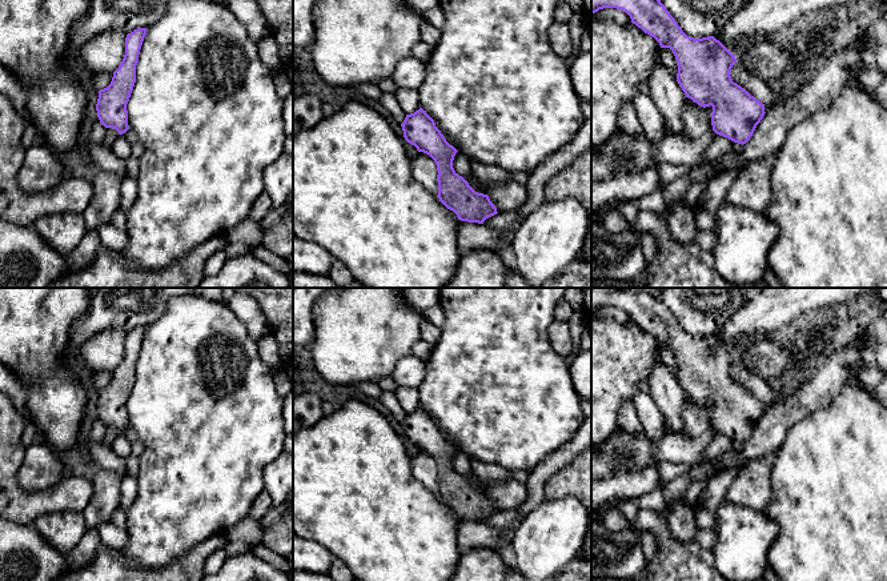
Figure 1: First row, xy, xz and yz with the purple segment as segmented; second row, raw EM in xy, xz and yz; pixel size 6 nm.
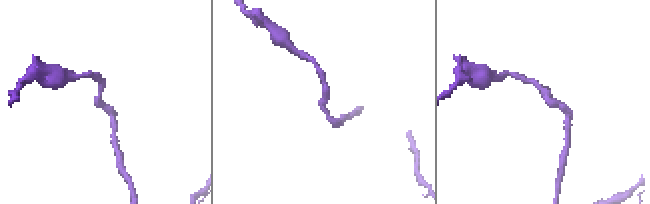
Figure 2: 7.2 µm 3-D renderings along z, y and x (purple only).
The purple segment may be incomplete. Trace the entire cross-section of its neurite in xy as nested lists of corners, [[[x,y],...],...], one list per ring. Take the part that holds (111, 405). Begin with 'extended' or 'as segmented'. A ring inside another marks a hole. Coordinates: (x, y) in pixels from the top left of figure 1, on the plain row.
as segmented | [[[147,326],[127,333],[124,357],[113,370],[111,382],[99,389],[97,416],[105,426],[113,426],[120,433],[129,428],[127,402],[136,381],[136,364],[145,333]]]

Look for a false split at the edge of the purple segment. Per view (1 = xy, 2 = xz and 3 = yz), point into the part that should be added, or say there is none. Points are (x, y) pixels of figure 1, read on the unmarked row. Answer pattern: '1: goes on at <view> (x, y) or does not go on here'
1: does not go on here
2: does not go on here
3: does not go on here

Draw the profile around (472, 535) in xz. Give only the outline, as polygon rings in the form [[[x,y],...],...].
[[[461,520],[458,522],[458,549],[465,554],[474,548],[495,549],[502,542],[502,530],[485,522]]]

